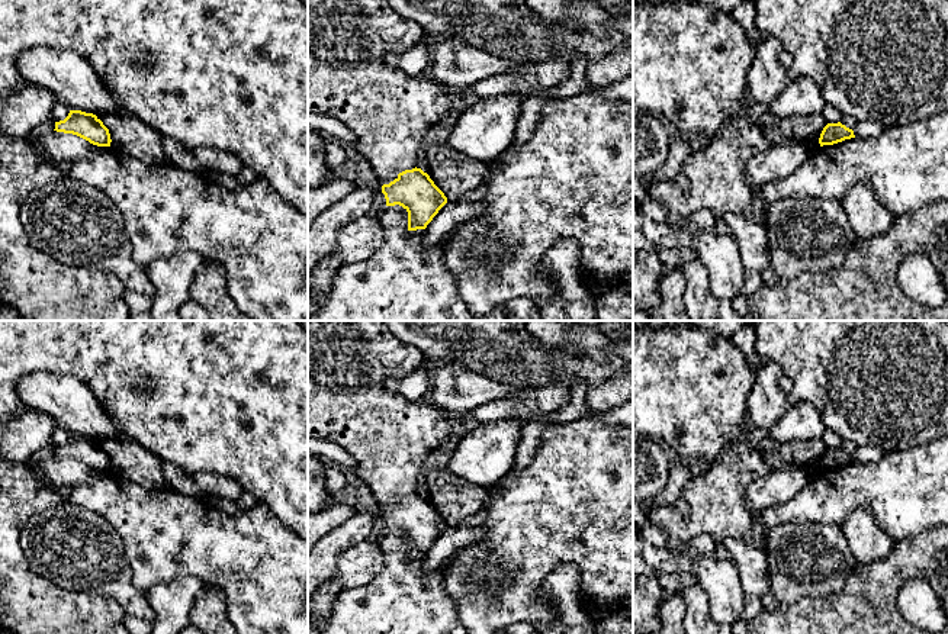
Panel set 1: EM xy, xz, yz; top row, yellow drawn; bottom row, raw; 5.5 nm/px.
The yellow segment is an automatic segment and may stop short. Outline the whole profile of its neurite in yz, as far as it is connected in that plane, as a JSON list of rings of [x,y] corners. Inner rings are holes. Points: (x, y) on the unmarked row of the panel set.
[[[841,447],[828,448],[820,458],[819,469],[820,472],[833,470],[851,463],[855,463],[852,454],[846,453]]]

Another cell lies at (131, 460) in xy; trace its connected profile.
[[[99,438],[96,441],[109,454],[112,472],[147,489],[160,489],[166,486],[161,460],[145,447],[125,438]]]

